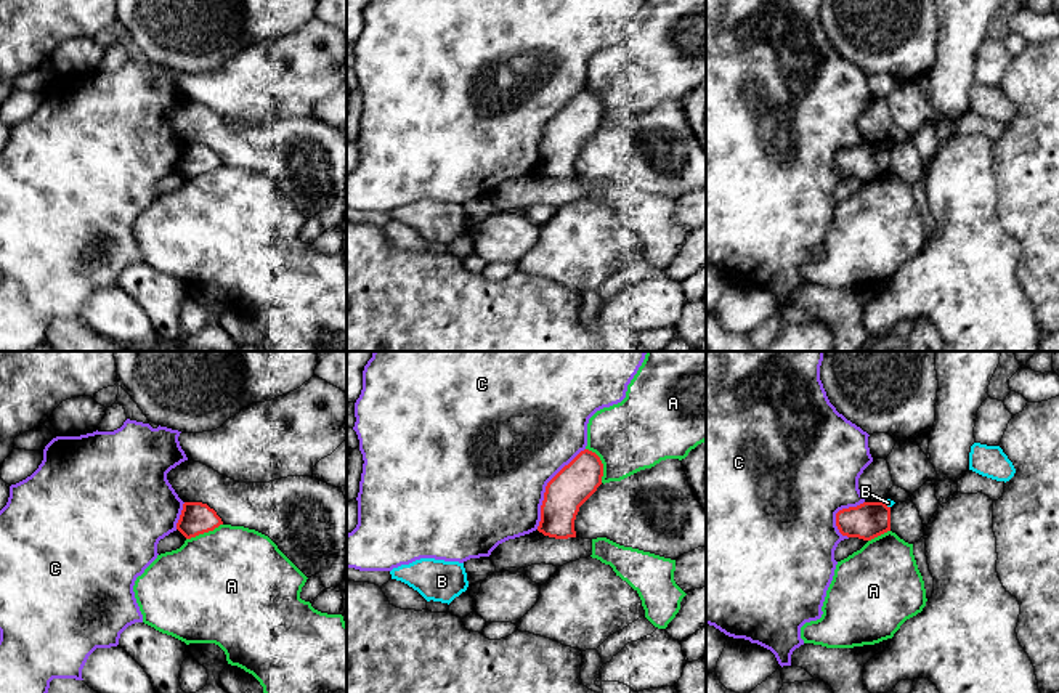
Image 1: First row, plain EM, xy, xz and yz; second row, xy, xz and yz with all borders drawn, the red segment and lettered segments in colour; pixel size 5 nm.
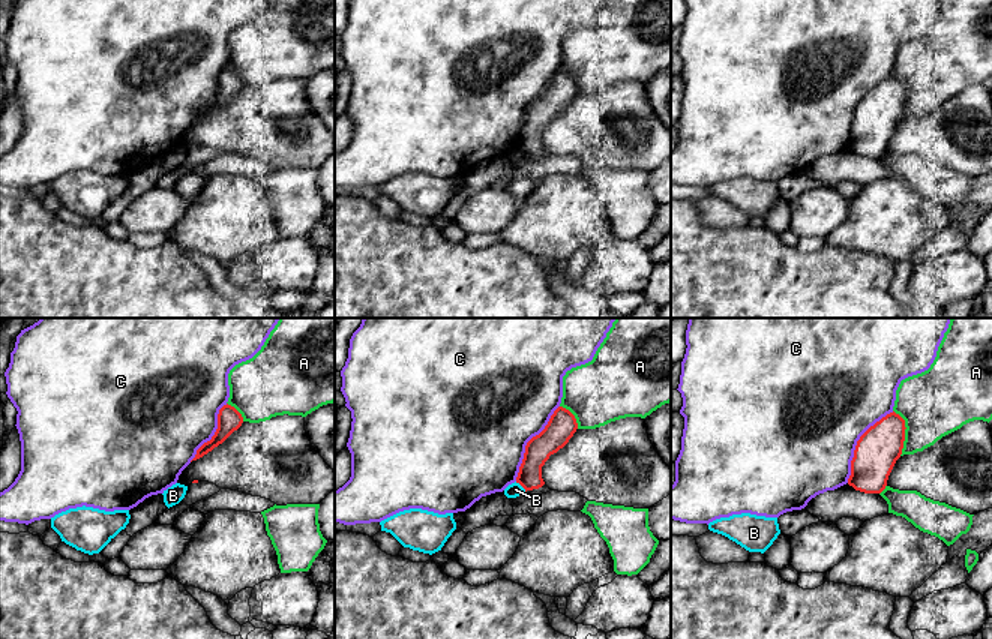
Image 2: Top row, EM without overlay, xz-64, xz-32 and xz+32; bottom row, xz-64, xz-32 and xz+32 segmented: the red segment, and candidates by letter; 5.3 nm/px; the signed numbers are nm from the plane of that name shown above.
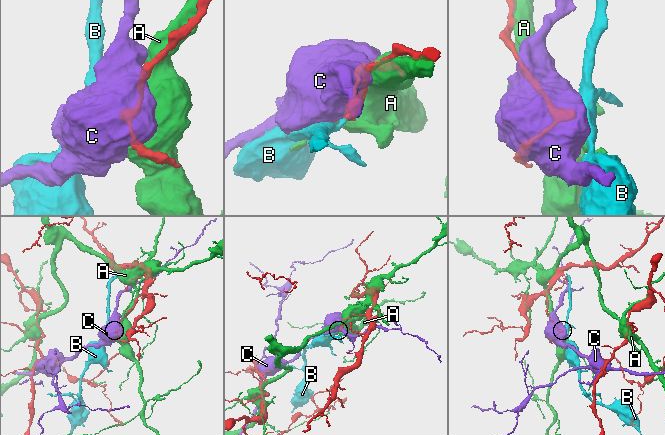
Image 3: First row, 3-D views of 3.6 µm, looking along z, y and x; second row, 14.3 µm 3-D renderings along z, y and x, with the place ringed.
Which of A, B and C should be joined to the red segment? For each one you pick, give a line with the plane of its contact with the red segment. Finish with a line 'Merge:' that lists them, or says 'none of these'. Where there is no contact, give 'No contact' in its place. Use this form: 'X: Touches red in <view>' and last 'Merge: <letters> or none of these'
Merge: none of these

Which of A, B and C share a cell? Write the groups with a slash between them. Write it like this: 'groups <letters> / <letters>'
groups A / B / C

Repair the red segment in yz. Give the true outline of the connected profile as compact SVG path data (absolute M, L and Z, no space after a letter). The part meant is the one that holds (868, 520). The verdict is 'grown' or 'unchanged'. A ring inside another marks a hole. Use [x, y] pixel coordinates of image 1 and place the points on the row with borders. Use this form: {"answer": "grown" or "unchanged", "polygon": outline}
{"answer": "unchanged", "polygon": "M863 502L836 513L836 526L842 536L871 541L891 531L891 507L884 502Z"}

